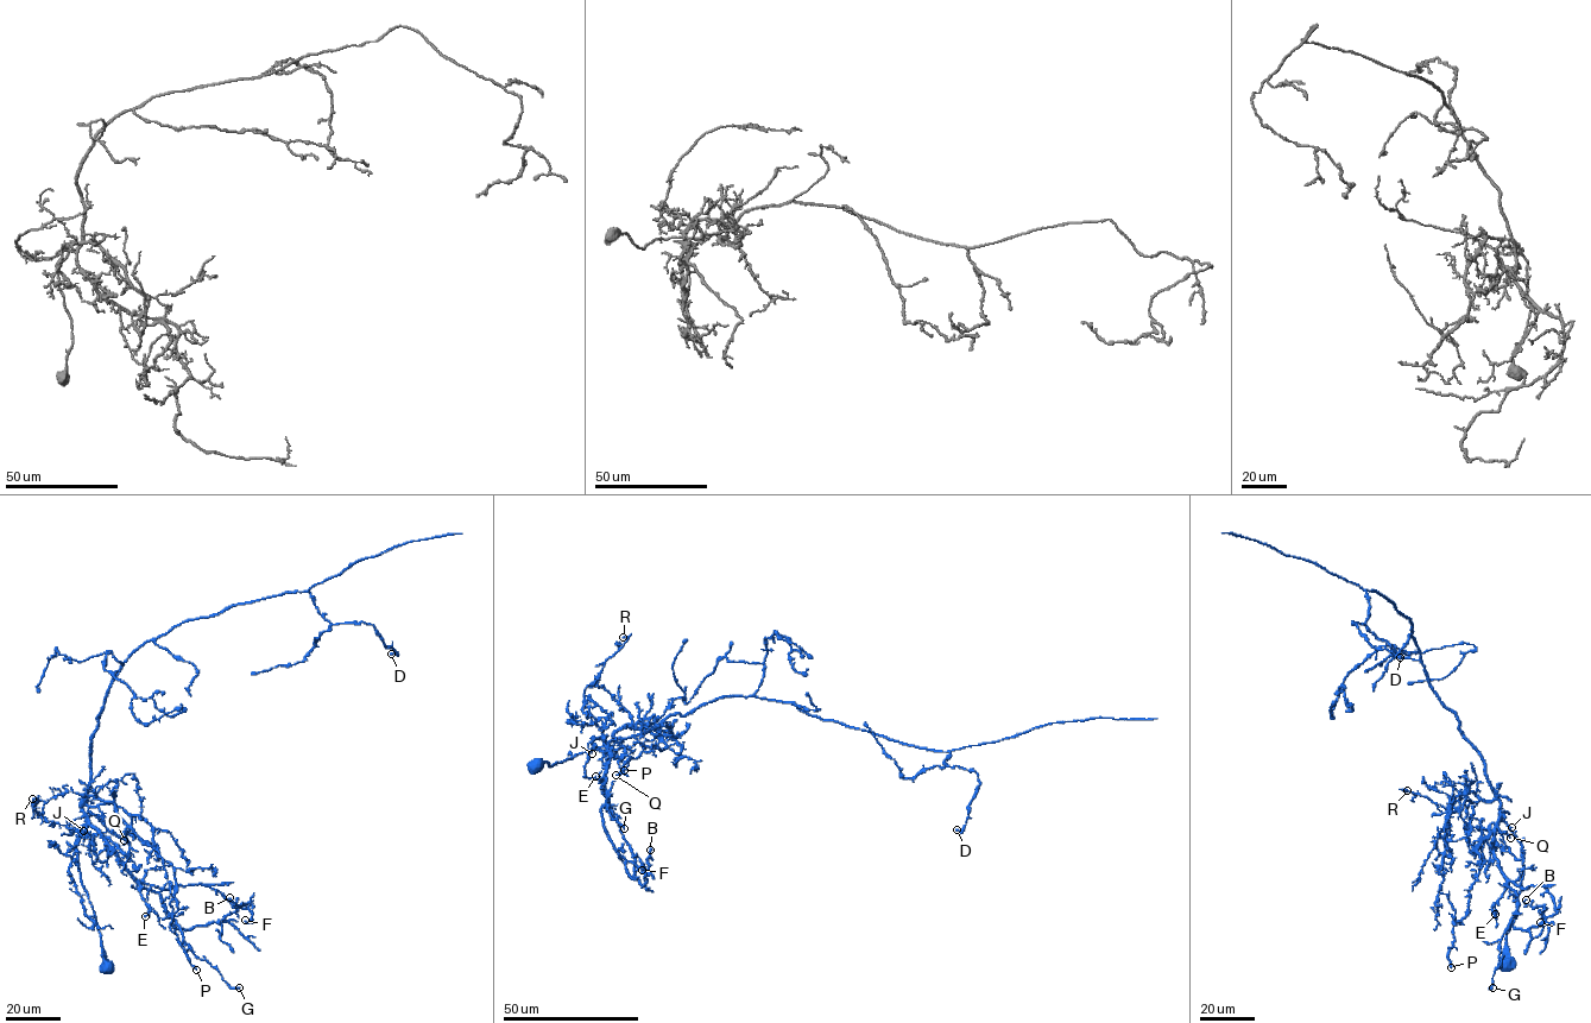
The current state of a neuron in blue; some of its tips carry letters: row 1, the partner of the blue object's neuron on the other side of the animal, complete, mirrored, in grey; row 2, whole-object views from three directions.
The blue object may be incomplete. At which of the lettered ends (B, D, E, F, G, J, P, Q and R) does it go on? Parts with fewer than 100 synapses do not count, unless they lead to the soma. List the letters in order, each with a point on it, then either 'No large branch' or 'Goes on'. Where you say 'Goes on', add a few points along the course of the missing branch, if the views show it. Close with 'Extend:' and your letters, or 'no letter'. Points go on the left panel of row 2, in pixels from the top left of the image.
B: Place: (229, 897). No large branch
D: Place: (391, 654). No large branch
E: Place: (145, 916). No large branch
F: Place: (245, 920). No large branch
G: Place: (239, 987). No large branch
J: Place: (83, 831). No large branch
P: Place: (196, 970). No large branch
Q: Place: (124, 840). No large branch
R: Place: (32, 799). No large branch
Extend: no letter

